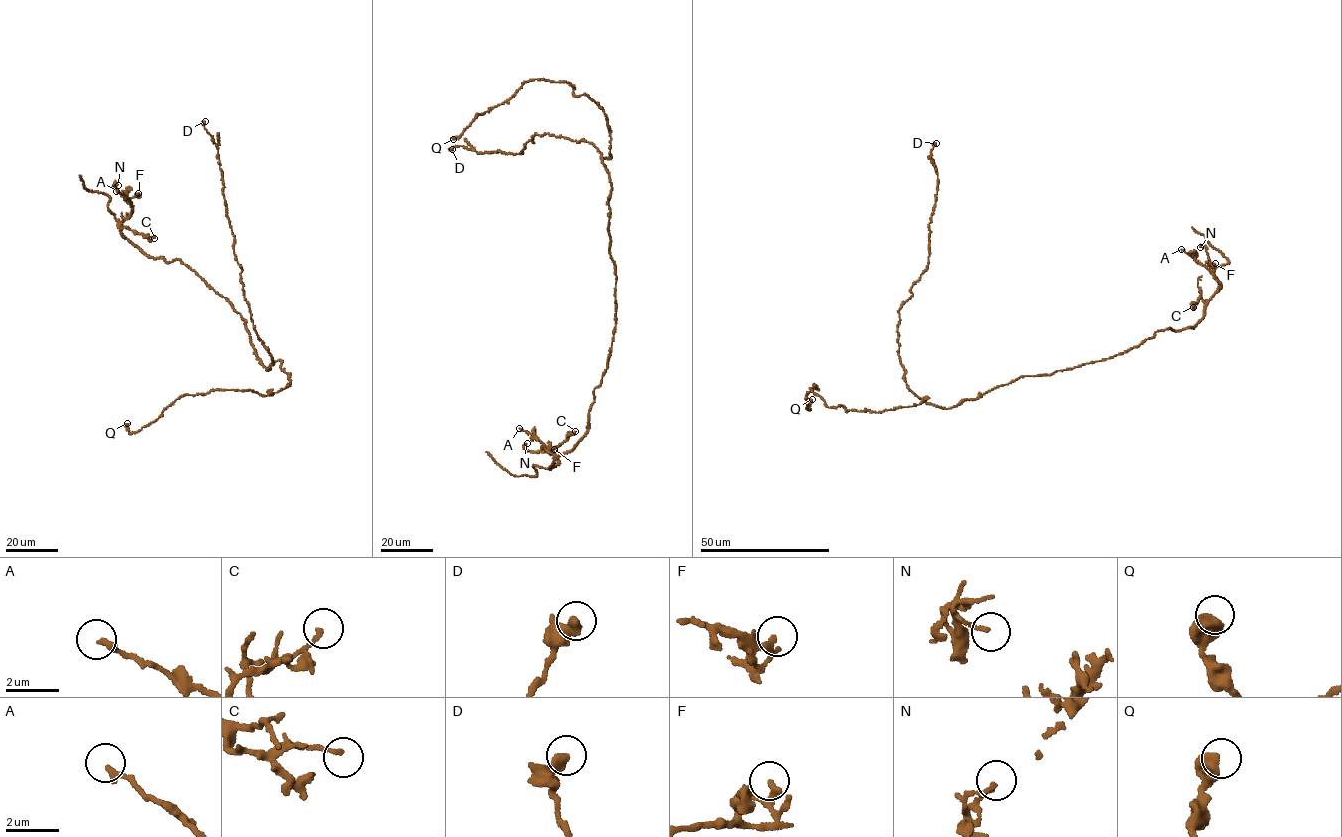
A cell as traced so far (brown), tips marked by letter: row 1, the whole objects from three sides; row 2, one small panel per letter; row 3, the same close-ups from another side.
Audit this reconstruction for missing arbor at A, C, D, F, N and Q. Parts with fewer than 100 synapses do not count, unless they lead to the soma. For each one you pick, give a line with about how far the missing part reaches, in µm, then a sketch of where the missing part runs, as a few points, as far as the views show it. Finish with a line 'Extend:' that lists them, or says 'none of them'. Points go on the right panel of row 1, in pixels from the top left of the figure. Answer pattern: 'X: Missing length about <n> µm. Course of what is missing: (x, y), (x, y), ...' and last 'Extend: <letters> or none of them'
Extend: none of them

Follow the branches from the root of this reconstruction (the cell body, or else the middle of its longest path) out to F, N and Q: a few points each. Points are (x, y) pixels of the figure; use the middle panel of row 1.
F: (609, 233), (616, 304), (607, 369), (594, 389), (586, 434), (553, 466), (556, 456), (543, 450), (554, 449)
N: (609, 233), (615, 329), (588, 431), (553, 466), (556, 456), (531, 452), (527, 443)
Q: (609, 233), (611, 183), (601, 161), (611, 155), (607, 118), (568, 83), (525, 81), (453, 139)

